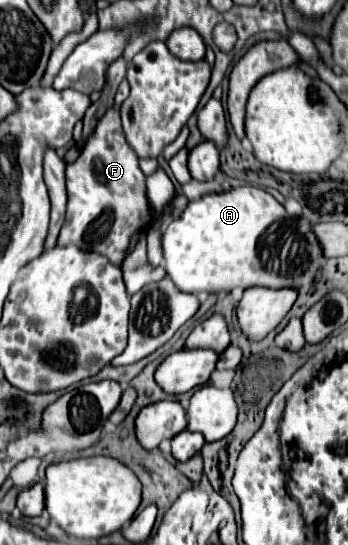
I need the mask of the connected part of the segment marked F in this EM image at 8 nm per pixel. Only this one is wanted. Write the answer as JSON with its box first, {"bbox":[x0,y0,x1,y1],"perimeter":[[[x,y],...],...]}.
{"bbox":[57,110,153,266],"perimeter":[[[107,110],[99,120],[79,158],[73,164],[67,164],[65,180],[67,216],[57,236],[57,246],[77,244],[77,248],[103,254],[113,260],[113,264],[121,266],[131,238],[151,226],[153,214],[147,198],[145,174],[139,168],[137,154],[125,140],[119,112]]]}

